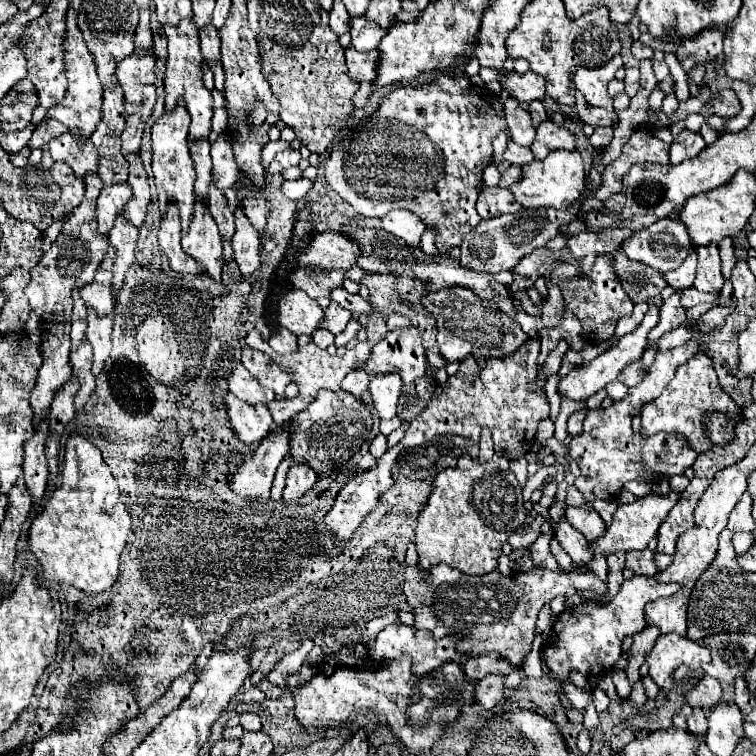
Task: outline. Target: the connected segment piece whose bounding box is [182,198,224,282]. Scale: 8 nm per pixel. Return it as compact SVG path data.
M196 198L194 202L194 220L190 222L188 232L182 234L182 248L186 254L194 256L208 272L208 276L220 282L222 274L222 238L204 200Z

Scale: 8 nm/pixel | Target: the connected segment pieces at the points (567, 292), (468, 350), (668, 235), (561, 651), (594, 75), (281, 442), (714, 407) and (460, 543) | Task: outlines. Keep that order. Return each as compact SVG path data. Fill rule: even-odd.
M602 254L594 260L594 266L590 272L582 272L570 262L558 262L552 272L550 280L560 288L562 298L566 302L566 308L576 314L576 318L582 324L582 330L590 338L610 338L616 328L616 320L620 316L628 316L632 312L632 300L626 296L618 274L614 272L614 254Z
M454 286L454 288L430 292L422 298L422 304L436 318L438 348L446 362L464 360L466 356L474 356L474 360L480 366L490 356L498 356L498 358L510 356L528 340L528 334L522 332L516 320L510 320L510 316L494 308L490 300L478 298L468 288Z
M662 218L624 240L622 250L630 260L642 262L660 272L668 272L686 260L690 252L690 236L686 226L678 224L678 220Z
M636 574L634 578L626 580L618 594L604 606L594 606L594 604L580 604L576 608L566 608L558 618L552 628L556 646L544 648L544 658L554 674L554 682L558 686L558 694L562 698L564 706L570 706L568 698L562 692L562 684L558 678L568 680L570 670L578 670L584 676L598 676L602 670L608 670L610 666L616 664L616 660L622 656L622 642L630 634L638 634L646 628L646 616L644 616L644 606L652 600L672 596L678 592L680 584L662 584L650 576Z
M614 56L608 64L600 68L578 68L574 72L574 86L578 92L582 92L588 106L600 106L606 110L612 110L612 98L608 96L608 82L614 78L616 70L624 64L622 56Z
M284 424L276 426L274 432L270 432L266 440L262 440L256 452L238 466L230 482L230 490L242 500L270 500L270 488L276 468L288 452L290 434L284 430L288 430Z
M698 354L676 370L674 380L666 386L662 396L658 396L654 402L650 402L642 408L642 416L640 416L642 418L642 434L652 436L656 432L678 432L688 438L688 442L692 444L692 448L696 452L704 452L704 450L712 448L712 444L708 442L708 438L704 434L704 424L702 424L702 416L710 414L710 412L724 412L728 416L740 414L734 400L720 388L720 382L712 368L710 358L706 358L704 354Z
M468 454L460 456L456 468L444 468L436 474L428 502L418 514L414 540L420 556L418 568L428 570L446 562L466 574L496 570L502 544L526 520L522 504L522 488L510 470L498 472L490 462L480 464Z

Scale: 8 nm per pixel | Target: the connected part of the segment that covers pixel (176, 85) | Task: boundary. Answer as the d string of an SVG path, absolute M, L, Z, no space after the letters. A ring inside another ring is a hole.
M184 18L176 26L166 26L164 32L168 38L168 62L166 62L166 76L164 76L166 110L170 112L176 106L176 100L182 98L186 102L186 108L192 118L188 136L190 138L208 136L210 120L212 120L212 96L202 80L204 60L202 60L202 52L200 52L200 44L198 44L198 26L192 18Z

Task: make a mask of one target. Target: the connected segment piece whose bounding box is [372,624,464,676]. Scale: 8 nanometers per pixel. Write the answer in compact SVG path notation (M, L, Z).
M390 624L390 626L386 626L378 634L375 646L372 649L372 659L376 663L387 664L390 660L400 656L400 654L412 656L412 662L414 662L412 668L414 668L414 674L416 676L424 676L424 674L440 668L444 662L458 662L458 664L462 664L462 658L464 658L464 654L460 654L456 650L454 640L450 640L450 638L434 640L432 638L432 632L428 632L428 630L418 630L414 626L404 626L404 624Z

